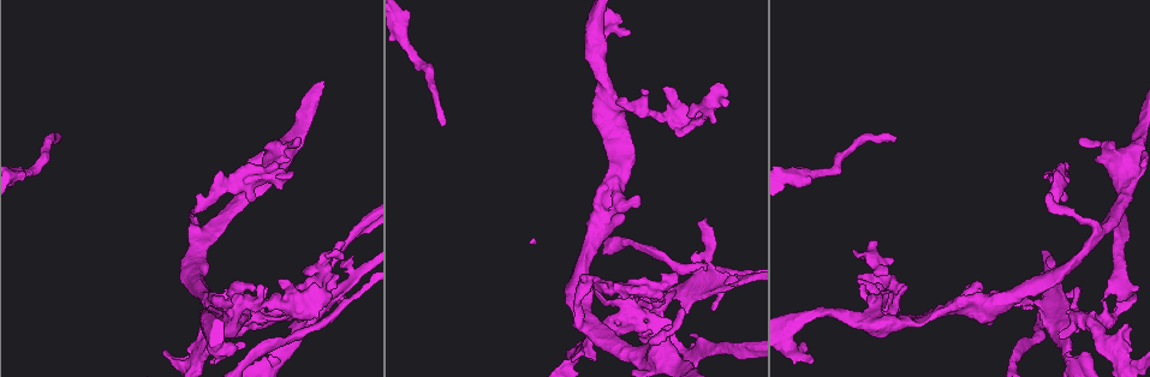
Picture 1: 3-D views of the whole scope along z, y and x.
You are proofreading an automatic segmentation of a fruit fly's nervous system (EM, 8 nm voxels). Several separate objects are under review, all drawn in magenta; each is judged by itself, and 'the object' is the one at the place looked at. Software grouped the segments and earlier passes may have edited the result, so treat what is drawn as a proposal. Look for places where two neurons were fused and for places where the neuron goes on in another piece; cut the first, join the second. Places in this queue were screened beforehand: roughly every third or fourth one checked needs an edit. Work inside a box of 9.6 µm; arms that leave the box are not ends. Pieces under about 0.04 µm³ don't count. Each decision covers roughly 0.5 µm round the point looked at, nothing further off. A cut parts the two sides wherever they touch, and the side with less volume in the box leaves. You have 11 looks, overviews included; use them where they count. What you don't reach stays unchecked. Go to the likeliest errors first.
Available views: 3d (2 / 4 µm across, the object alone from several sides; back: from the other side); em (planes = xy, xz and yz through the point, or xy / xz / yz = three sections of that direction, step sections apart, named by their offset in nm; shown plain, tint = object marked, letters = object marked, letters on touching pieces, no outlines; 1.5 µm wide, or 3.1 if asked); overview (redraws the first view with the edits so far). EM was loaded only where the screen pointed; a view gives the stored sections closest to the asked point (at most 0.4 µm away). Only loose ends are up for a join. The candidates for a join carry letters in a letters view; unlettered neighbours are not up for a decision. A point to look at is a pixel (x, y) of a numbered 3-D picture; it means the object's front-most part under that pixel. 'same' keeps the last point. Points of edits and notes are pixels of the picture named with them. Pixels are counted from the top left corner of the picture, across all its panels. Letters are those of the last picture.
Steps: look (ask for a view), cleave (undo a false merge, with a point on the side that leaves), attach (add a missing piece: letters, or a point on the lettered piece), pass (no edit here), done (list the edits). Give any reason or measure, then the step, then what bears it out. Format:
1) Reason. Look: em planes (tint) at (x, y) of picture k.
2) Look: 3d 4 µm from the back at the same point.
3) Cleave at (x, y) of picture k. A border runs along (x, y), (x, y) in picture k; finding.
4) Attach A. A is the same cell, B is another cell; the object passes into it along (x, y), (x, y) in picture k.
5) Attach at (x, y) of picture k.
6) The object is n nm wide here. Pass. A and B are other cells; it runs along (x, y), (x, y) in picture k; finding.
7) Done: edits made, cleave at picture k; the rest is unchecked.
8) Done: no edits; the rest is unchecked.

Tapers out. Look: 3d 2 µm at (59, 142) of picture 1.

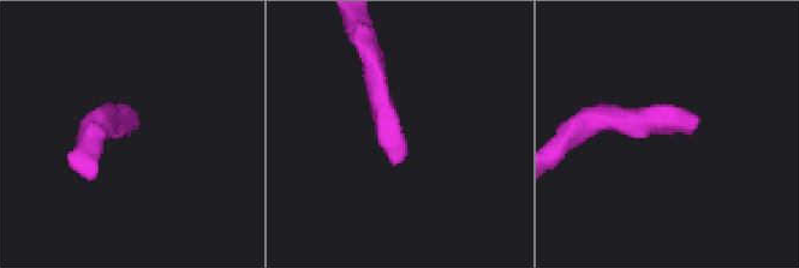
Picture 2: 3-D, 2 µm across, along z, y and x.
Look: em yz step 8 (tint) at (129, 132) of picture 2.

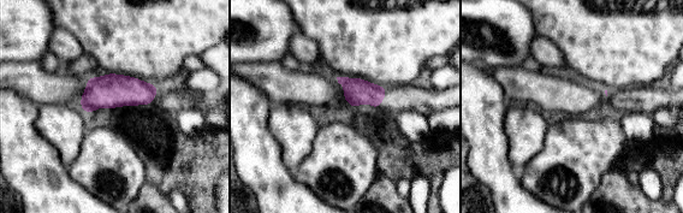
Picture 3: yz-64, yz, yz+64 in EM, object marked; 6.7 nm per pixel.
Look: em xy step 8 (letters) at the same point.

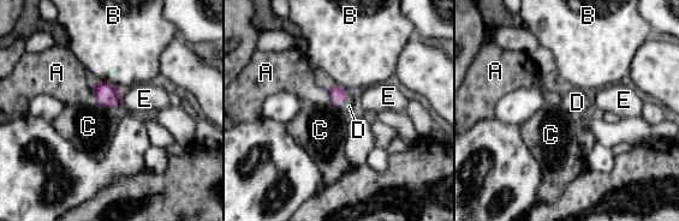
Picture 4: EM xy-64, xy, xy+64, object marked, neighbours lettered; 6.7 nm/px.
Attach D. D is the same cell, A, B, C and E are other cells; the neuron continues.

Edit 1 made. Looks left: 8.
Redraw. Look: overview.

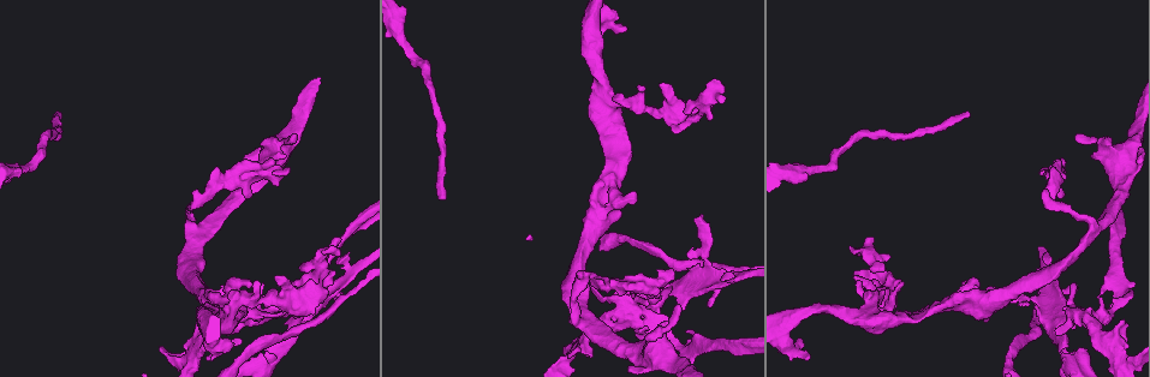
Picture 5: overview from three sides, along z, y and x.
End of a long branch. Look: em yz step 4 (letters) at (441, 197) of picture 5.

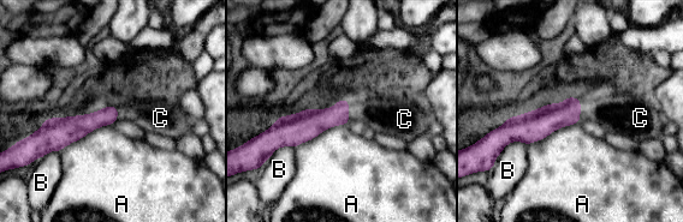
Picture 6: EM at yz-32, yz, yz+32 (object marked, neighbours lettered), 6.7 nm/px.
Another direction. Look: em planes (letters) at the same point.

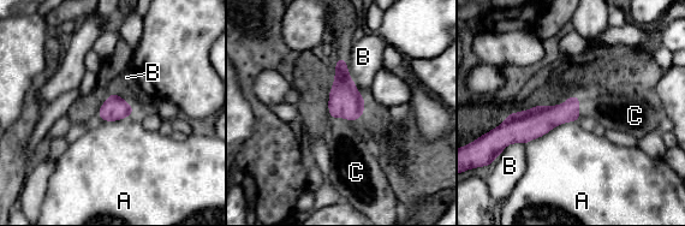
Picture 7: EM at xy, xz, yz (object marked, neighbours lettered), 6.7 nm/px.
Attach C. C is the same cell, A and B are other cells; the object passes into it along (345, 101), (344, 117), (349, 153) in picture 7; the neuron continues.

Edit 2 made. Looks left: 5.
Look: overview.

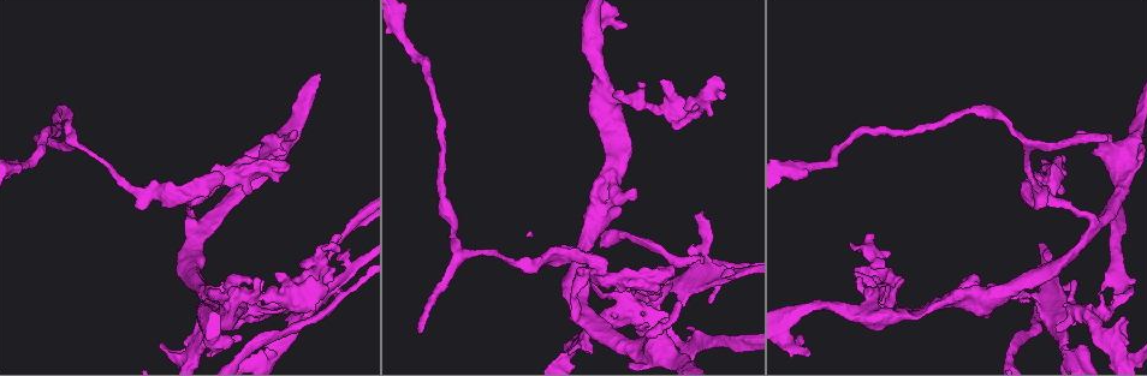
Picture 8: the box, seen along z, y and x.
Stops while still wide. Look: 3d 4 µm at (261, 351) of picture 8.

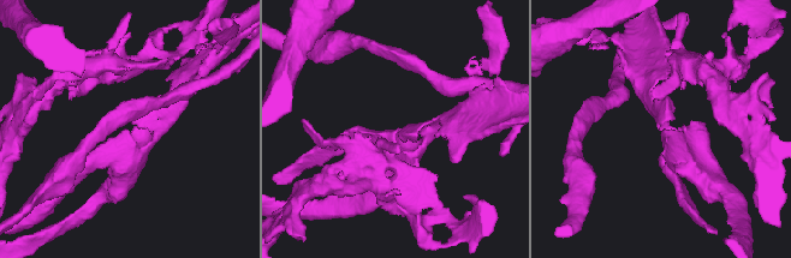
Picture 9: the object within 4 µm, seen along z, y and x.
Shape alone is not enough. Look: em xy step 4 (tint) at (126, 128) of picture 9.

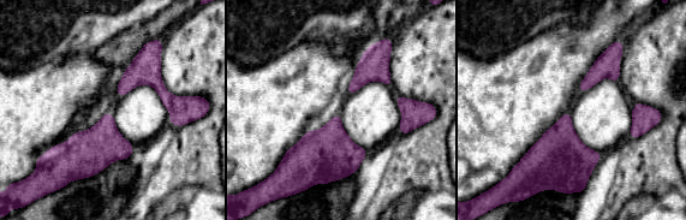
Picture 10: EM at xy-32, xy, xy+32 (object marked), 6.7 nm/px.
Another direction. Look: em planes (letters) at the same point.

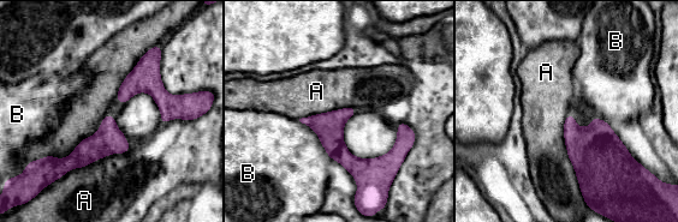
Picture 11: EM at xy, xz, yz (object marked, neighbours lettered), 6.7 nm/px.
Pass. A and B are other cells; it runs along (304, 120), (354, 164), (381, 164), (405, 134) in picture 11; none of them fits.

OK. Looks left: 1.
Branch stops here. Look: em planes (letters) at (207, 353) of picture 8.

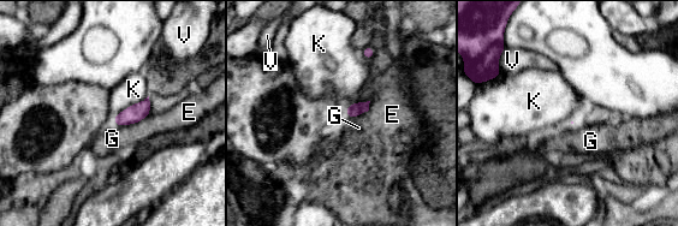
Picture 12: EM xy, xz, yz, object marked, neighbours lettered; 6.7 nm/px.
Pass. E, G, K and V are other cells; a border runs along (148, 95), (125, 107), (113, 118) in picture 12; none of them fits.

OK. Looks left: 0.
Done: edits made, attach at picture 4, attach at picture 7; the rest is unchecked.

